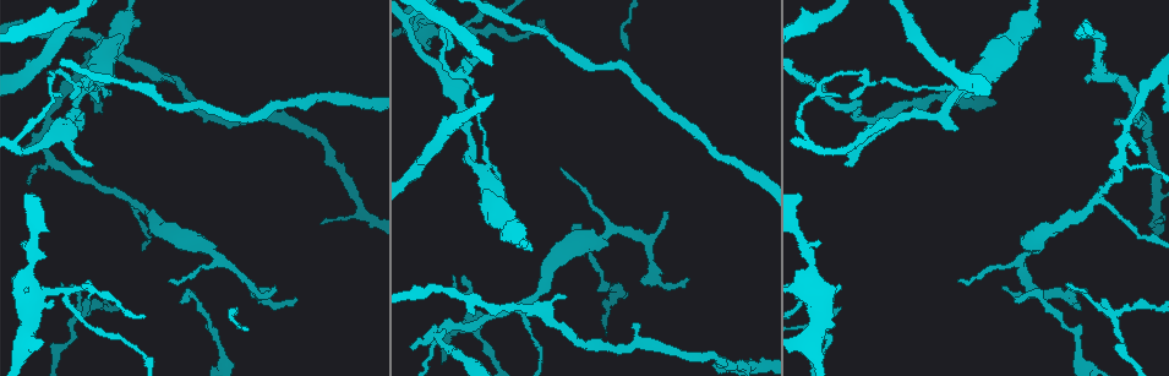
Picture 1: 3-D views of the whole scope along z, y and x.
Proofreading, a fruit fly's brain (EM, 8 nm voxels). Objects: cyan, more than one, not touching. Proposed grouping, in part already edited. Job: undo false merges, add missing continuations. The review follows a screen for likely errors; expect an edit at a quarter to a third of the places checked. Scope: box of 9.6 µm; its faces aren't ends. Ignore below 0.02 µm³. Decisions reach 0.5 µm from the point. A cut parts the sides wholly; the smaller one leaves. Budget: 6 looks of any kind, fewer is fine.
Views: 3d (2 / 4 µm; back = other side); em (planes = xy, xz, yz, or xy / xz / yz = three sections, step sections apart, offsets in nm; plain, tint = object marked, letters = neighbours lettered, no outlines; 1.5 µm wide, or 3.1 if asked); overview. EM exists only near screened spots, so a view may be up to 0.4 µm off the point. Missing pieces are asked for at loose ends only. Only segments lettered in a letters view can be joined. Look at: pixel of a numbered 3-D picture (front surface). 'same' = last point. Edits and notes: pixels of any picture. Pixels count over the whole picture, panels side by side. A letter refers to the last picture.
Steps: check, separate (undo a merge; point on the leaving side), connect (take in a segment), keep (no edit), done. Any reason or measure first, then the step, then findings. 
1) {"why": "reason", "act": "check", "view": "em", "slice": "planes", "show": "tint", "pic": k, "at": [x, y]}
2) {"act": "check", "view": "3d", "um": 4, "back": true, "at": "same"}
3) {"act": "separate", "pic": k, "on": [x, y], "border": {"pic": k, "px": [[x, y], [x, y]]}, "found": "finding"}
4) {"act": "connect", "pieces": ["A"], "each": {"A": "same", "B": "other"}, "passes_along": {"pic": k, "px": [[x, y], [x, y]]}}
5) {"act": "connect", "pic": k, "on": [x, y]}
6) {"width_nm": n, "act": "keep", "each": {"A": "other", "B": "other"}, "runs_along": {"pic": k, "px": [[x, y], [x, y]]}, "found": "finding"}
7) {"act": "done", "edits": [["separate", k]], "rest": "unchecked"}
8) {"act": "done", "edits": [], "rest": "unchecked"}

{"why": "sudden change in width", "act": "check", "view": "em", "slice": "xz", "step": 4, "show": "tint", "pic": 1, "at": [64, 292]}

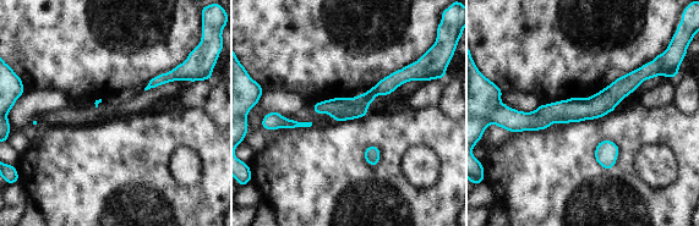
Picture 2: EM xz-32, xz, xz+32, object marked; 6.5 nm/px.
{"act": "check", "view": "em", "slice": "planes", "show": "letters", "at": "same"}

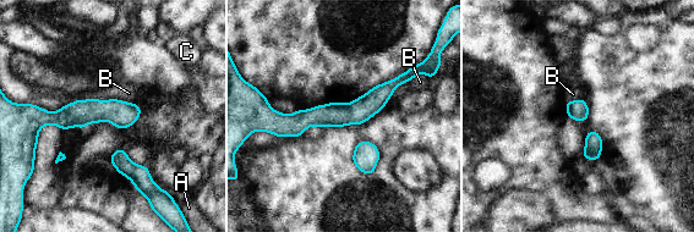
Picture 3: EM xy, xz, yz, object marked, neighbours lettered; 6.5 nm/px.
{"act": "keep", "each": {"A": "other", "B": "other", "C": "other"}, "runs_along": {"pic": 3, "px": [[405, 77], [353, 114], [271, 121]]}, "found": "one cell here"}

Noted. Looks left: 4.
{"why": "branch stops here", "act": "check", "view": "em", "slice": "xy", "step": 4, "show": "tint", "pic": 1, "at": [1114, 120]}

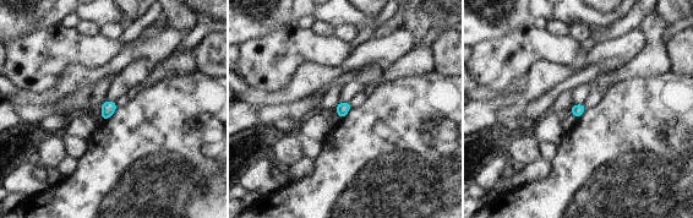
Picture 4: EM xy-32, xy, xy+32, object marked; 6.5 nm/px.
{"act": "check", "view": "em", "slice": "xz", "step": 4, "show": "letters", "at": "same"}

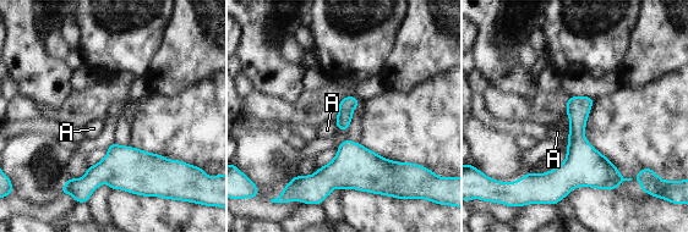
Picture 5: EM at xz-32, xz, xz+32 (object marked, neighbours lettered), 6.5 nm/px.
{"act": "keep", "each": {"A": "other"}, "border": {"pic": 5, "px": [[569, 127], [567, 138]]}, "found": "none of them fits"}

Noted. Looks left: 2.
{"why": "sudden change in width", "act": "check", "view": "em", "slice": "xy", "step": 8, "show": "letters", "pic": 1, "at": [1069, 217]}

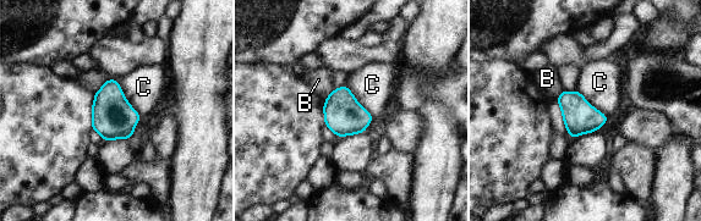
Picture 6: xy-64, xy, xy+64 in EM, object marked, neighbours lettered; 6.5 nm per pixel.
{"act": "keep", "each": {"B": "other", "C": "other"}, "border": {"pic": 6, "px": [[115, 79], [126, 100], [141, 115]]}, "found": "all the same cell"}

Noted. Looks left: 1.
{"act": "done", "edits": [], "rest": "unchecked"}

